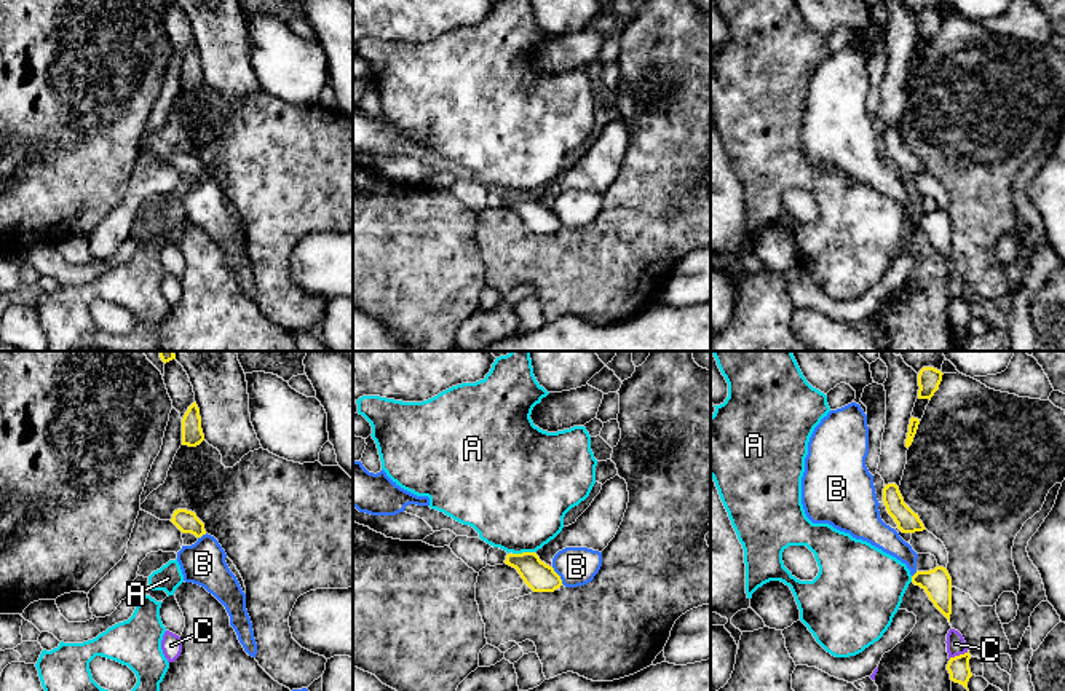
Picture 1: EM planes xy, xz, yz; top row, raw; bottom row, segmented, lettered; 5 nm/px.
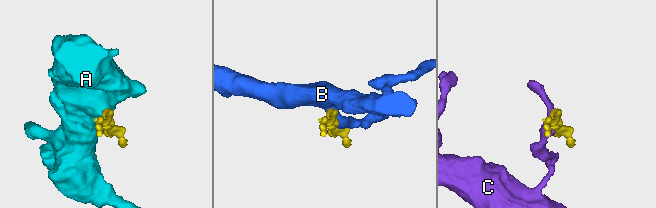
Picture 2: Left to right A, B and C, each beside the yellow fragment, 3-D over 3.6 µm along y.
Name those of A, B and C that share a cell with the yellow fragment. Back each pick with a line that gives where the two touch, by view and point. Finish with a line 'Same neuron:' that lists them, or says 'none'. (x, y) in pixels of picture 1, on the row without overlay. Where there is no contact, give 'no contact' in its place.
Same neuron: none

